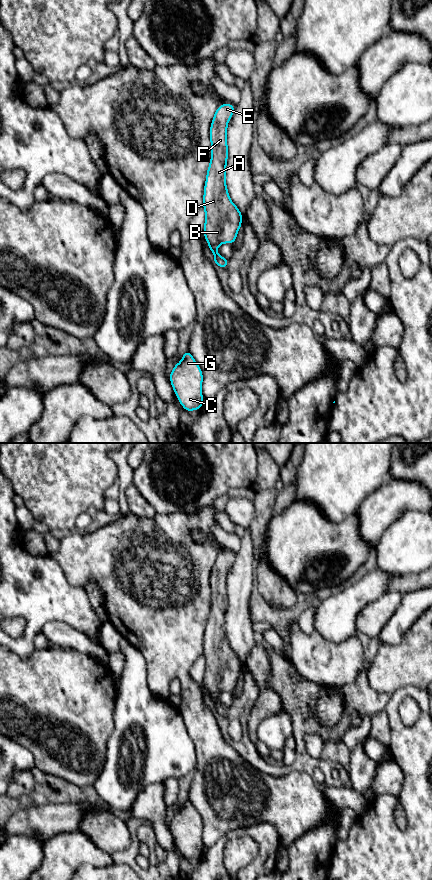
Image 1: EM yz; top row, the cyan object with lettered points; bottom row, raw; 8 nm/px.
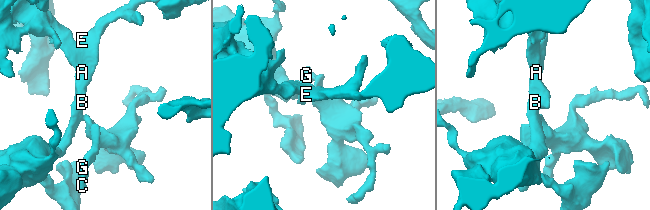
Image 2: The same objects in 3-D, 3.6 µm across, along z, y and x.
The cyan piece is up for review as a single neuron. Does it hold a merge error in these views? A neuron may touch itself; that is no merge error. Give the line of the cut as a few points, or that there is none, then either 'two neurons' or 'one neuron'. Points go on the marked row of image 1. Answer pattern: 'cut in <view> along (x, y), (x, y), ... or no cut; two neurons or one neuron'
no cut; one neuron

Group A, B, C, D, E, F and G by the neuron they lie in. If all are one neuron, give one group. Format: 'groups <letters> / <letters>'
groups A B C D E F G

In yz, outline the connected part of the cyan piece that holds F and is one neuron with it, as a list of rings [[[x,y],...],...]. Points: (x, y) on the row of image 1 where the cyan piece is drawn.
[[[226,103],[221,104],[214,114],[210,126],[211,161],[203,196],[203,235],[214,255],[214,264],[221,268],[227,268],[229,260],[217,253],[218,246],[223,243],[233,244],[242,225],[242,213],[230,200],[226,186],[227,126],[234,111],[235,107]]]

